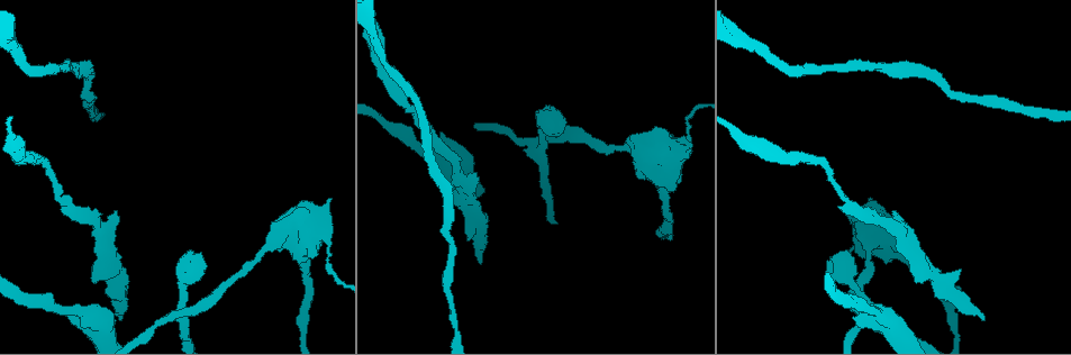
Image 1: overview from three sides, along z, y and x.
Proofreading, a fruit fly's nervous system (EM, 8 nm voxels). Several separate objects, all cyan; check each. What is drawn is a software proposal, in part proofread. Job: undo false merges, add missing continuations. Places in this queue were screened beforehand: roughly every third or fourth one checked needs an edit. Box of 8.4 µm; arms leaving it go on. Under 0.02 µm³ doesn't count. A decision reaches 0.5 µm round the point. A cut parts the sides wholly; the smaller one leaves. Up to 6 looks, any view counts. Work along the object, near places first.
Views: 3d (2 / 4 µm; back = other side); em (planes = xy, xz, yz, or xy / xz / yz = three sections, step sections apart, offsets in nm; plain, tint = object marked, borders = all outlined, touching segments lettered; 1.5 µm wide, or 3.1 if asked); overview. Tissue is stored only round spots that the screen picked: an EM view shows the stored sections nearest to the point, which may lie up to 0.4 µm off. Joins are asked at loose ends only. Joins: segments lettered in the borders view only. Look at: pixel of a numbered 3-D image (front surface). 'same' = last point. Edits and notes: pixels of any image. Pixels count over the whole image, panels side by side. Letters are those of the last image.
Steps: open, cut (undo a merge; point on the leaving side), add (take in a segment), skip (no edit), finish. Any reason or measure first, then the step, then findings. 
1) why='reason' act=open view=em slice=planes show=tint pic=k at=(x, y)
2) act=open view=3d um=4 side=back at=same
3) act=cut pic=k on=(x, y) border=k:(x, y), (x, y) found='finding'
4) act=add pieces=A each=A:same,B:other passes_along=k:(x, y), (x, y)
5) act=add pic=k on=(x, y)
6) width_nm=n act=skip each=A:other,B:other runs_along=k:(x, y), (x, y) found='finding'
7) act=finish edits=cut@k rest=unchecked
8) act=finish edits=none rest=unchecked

why='an open end' act=open view=3d um=4 side=back pic=1 at=(982, 317)

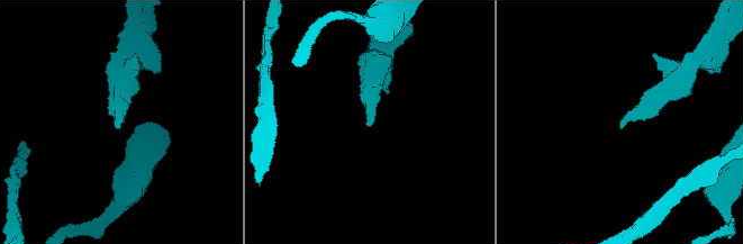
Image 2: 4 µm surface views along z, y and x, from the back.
why='need the tissue' act=open view=em slice=xy step=4 show=tint pic=2 at=(621, 127)

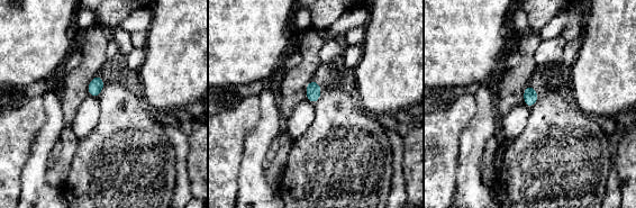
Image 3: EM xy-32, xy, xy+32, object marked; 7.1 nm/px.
act=open view=em slice=xy step=4 show=borders at=same

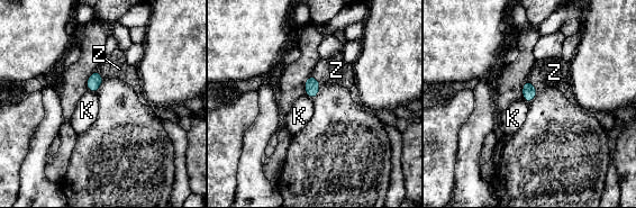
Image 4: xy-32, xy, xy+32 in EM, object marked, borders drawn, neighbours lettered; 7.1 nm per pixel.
act=add pieces=Z each=K:other,Z:same passes_along=4:(529, 92), (534, 86), (554, 72) found='the neuron continues'

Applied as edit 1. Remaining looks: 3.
why='abrupt turn' act=open view=3d um=4 pic=1 at=(538, 144)

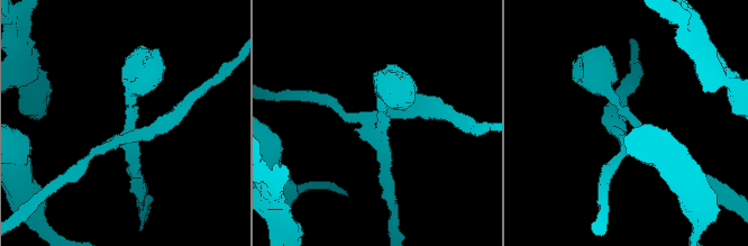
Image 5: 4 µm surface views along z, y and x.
arms=4 why='need the tissue' act=open view=em slice=planes show=plain pic=5 at=(374, 122)

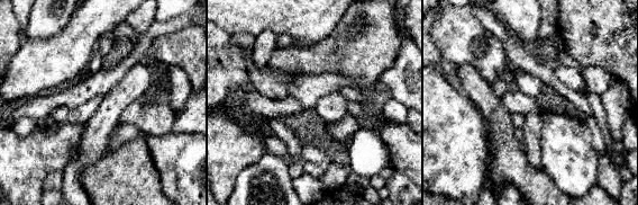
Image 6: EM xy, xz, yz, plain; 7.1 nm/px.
why='see the neighbours' act=open view=em slice=planes show=borders at=same

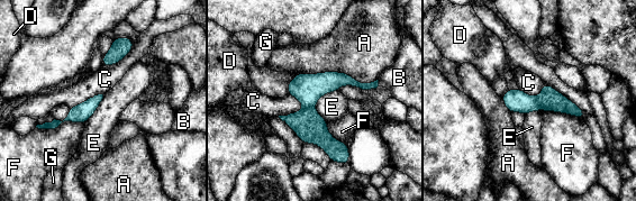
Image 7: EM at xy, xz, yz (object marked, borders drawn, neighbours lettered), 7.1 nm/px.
longest_contact=A:550nm act=cut pic=7 on=(310, 127) each=A:other,B:other,C:other,D:other,E:other,F:other,G:other border=7:(314, 107), (303, 109) found='a second neuron is stuck on'

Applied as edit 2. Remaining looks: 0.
act=finish edits=add@4,cut@7 rest=unchecked

